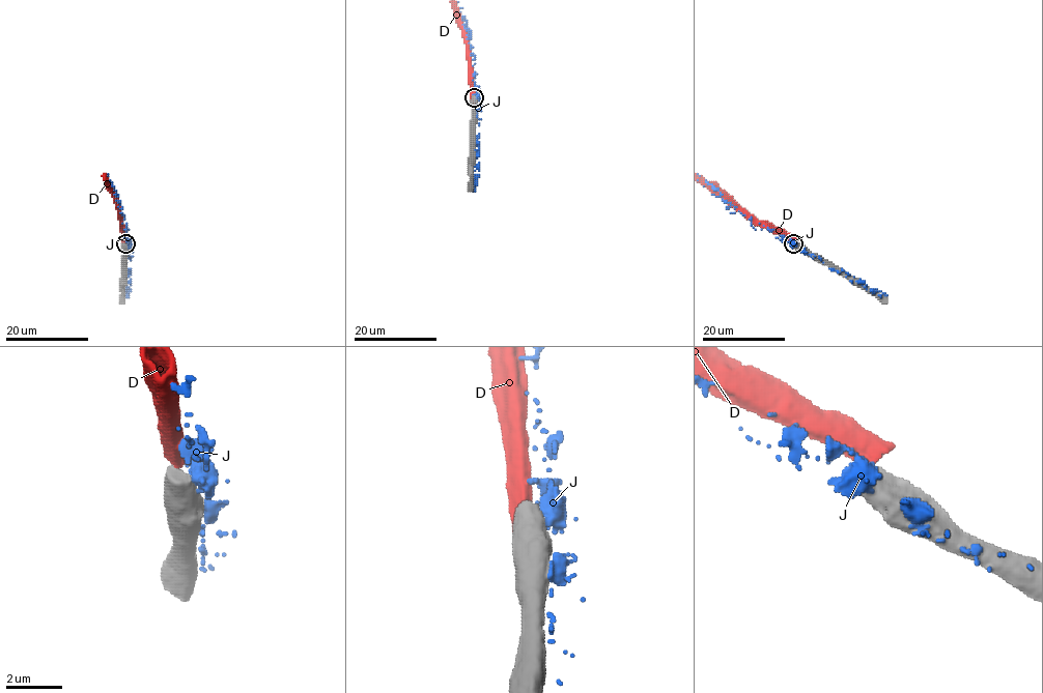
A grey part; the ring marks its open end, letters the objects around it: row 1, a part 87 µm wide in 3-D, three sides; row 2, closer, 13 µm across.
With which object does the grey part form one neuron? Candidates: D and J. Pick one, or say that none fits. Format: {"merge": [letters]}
{"merge": []}

